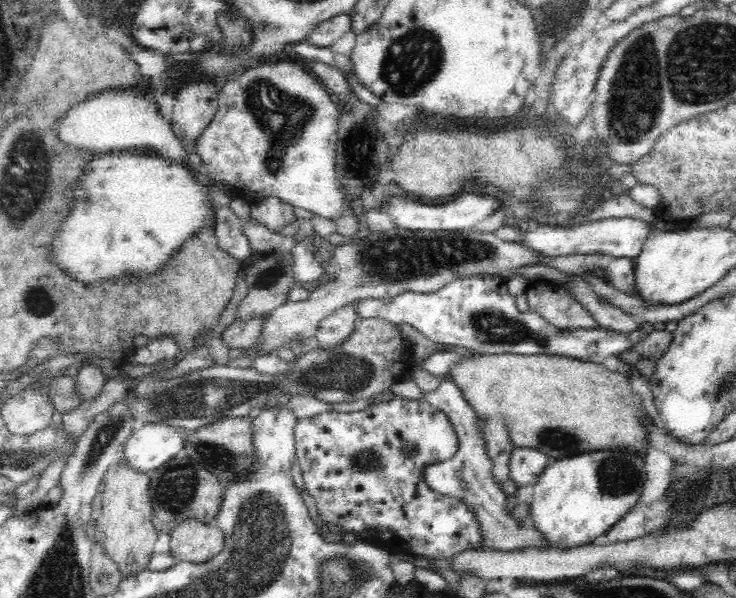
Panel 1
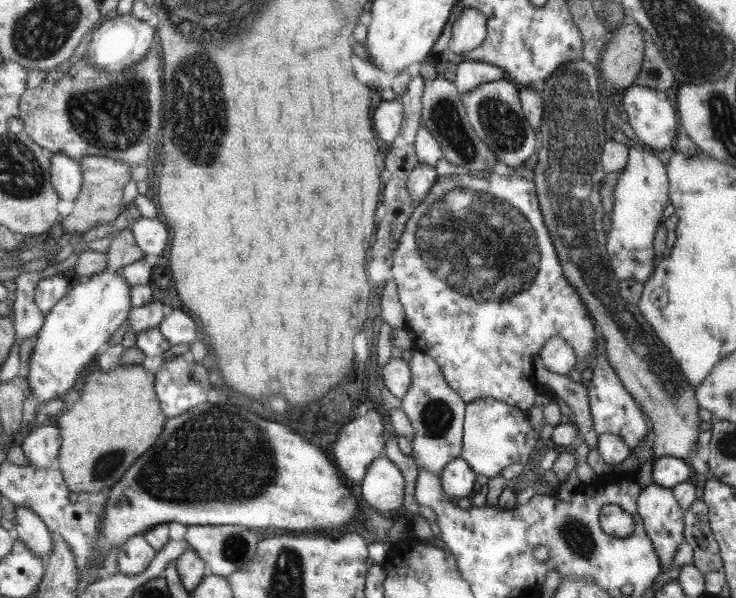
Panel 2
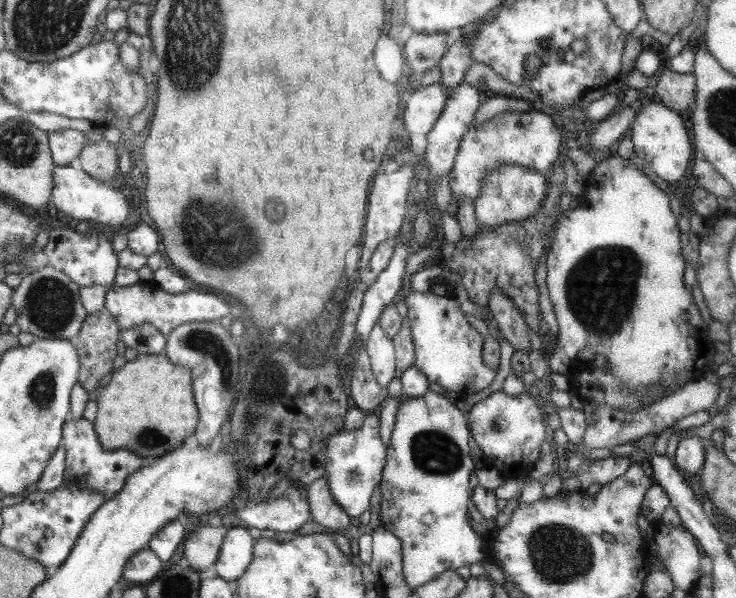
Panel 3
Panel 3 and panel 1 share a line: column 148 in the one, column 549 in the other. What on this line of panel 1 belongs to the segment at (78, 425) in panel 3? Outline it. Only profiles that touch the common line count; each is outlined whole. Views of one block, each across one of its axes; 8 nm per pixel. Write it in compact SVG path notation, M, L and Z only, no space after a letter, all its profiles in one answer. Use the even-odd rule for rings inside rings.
M513 447L511 458L508 460L508 475L518 486L532 484L549 461L551 459L540 451L526 447Z

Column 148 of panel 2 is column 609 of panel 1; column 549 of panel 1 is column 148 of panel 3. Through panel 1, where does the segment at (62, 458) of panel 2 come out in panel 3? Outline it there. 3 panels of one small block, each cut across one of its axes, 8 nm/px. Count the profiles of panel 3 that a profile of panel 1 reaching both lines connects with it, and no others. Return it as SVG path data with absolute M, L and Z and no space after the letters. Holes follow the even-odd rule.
M164 353L137 355L133 361L114 369L99 387L96 415L92 422L101 449L127 449L139 457L154 459L174 451L198 426L198 407L191 388L191 373L185 366L171 364Z

